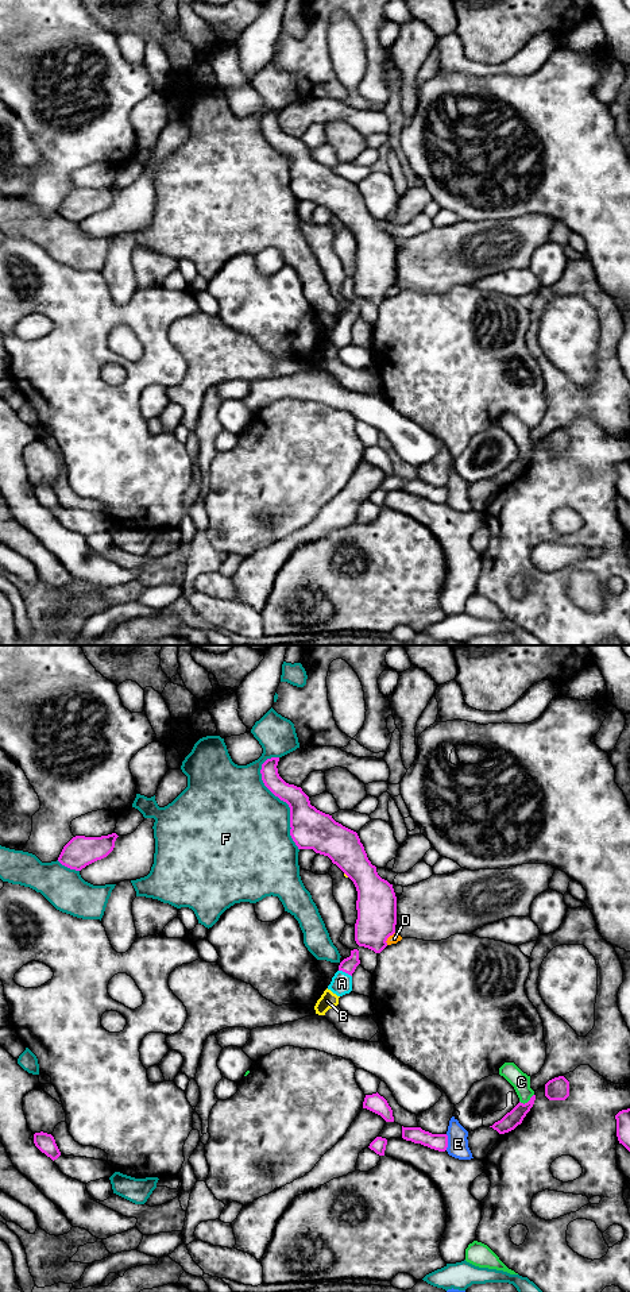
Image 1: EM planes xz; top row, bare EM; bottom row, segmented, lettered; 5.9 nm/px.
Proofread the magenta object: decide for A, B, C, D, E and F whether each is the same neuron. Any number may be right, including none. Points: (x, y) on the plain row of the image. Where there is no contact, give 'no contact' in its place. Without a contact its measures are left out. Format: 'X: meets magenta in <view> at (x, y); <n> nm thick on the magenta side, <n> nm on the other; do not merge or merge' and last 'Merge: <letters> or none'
A: meets magenta in xz at (346, 324); 90 nm thick on the magenta side, 130 nm on the other; merge
B: meets magenta in xz at (347, 227); 240 nm thick on the magenta side, 20 nm on the other; do not merge
C: meets magenta in xz at (528, 454); 100 nm thick on the magenta side, 110 nm on the other; do not merge
D: meets magenta in xz at (387, 289); 240 nm thick on the magenta side, 60 nm on the other; do not merge
E: meets magenta in xz at (447, 494); 100 nm thick on the magenta side, 130 nm on the other; do not merge
F: meets magenta in xz at (283, 153); 240 nm thick on the magenta side, 460 nm on the other; do not merge
Merge: A

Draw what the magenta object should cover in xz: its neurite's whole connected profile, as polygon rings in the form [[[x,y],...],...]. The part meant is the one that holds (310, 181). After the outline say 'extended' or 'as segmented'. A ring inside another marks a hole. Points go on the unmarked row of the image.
[[[279,109],[267,111],[262,116],[260,126],[264,138],[290,159],[290,188],[293,193],[298,201],[313,201],[316,205],[328,208],[353,234],[357,243],[355,293],[359,298],[380,305],[387,298],[387,290],[395,285],[397,248],[393,236],[378,227],[376,219],[368,212],[357,185],[312,158],[309,149],[301,139],[286,135],[278,126],[278,113]]]; as segmented

